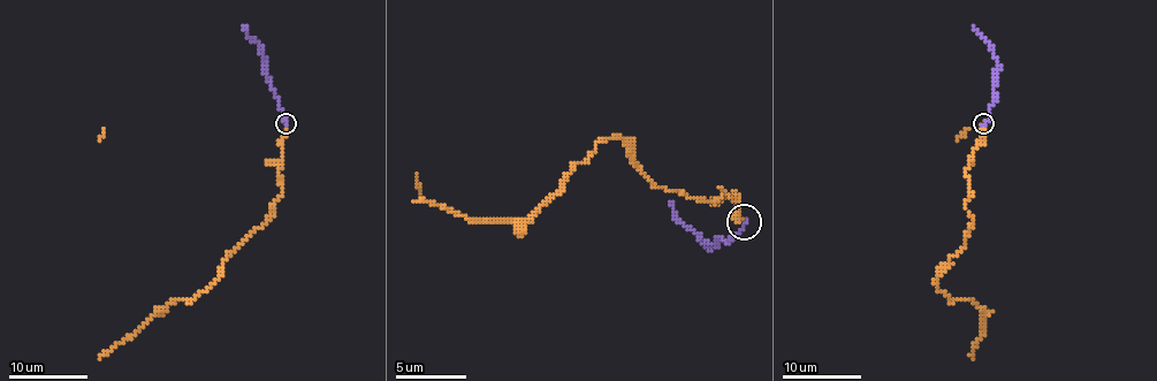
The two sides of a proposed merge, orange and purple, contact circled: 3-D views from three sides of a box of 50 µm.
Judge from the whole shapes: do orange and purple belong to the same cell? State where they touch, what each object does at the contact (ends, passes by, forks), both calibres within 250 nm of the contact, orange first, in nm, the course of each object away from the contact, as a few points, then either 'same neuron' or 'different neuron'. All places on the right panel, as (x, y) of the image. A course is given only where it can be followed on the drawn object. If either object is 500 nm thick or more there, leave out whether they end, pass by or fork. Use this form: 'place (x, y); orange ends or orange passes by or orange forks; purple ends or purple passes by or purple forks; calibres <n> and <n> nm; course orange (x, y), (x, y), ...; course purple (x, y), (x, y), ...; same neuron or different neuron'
place (983, 123); orange ends; purple ends; calibres 200 and 140 nm; course orange (984, 123), (966, 172), (972, 225), (936, 281), (952, 301), (982, 311), (984, 334), (972, 358); course purple (984, 123), (996, 96), (991, 90), (998, 59), (991, 46), (972, 27); same neuron

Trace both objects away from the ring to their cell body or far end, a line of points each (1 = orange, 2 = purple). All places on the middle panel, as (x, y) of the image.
1: (743, 222), (732, 191), (659, 188), (621, 138), (525, 219), (413, 202)
2: (743, 222), (725, 243), (718, 236), (705, 248), (669, 202)

